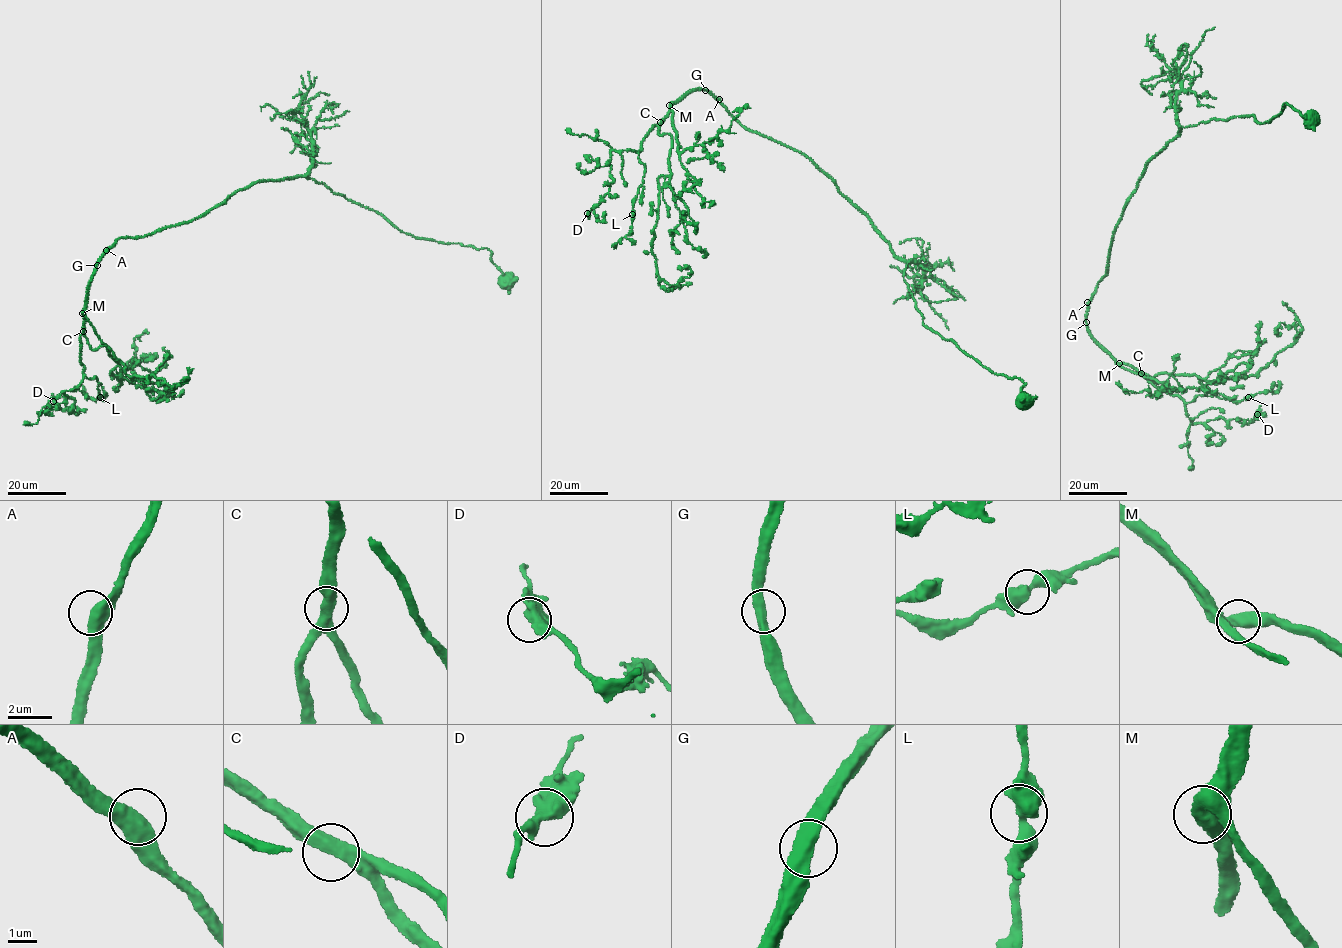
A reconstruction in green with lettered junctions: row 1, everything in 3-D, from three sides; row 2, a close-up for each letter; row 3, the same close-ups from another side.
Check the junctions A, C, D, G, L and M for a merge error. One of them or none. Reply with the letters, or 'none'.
none

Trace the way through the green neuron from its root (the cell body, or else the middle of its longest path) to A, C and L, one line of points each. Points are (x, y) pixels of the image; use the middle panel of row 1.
A: (1021, 403), (1021, 380), (992, 373), (923, 324), (906, 262), (836, 183), (803, 154), (747, 130), (719, 99)
C: (1021, 403), (1021, 380), (992, 373), (923, 324), (906, 262), (807, 157), (747, 130), (700, 87), (660, 122)
L: (1021, 403), (1021, 380), (923, 324), (906, 262), (836, 183), (704, 89), (670, 105), (642, 140), (632, 214)

